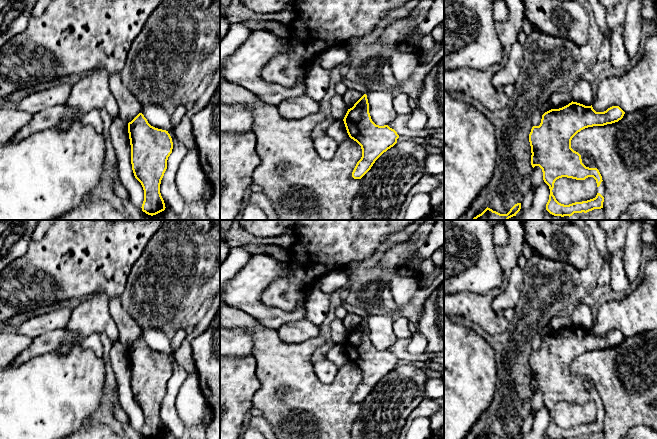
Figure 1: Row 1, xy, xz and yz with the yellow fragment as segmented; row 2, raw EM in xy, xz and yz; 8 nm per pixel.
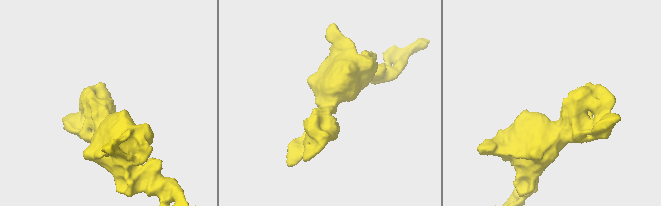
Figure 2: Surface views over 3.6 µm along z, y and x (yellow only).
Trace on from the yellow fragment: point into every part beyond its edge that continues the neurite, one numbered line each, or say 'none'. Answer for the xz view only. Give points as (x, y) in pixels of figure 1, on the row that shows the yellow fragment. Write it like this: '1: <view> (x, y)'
none

